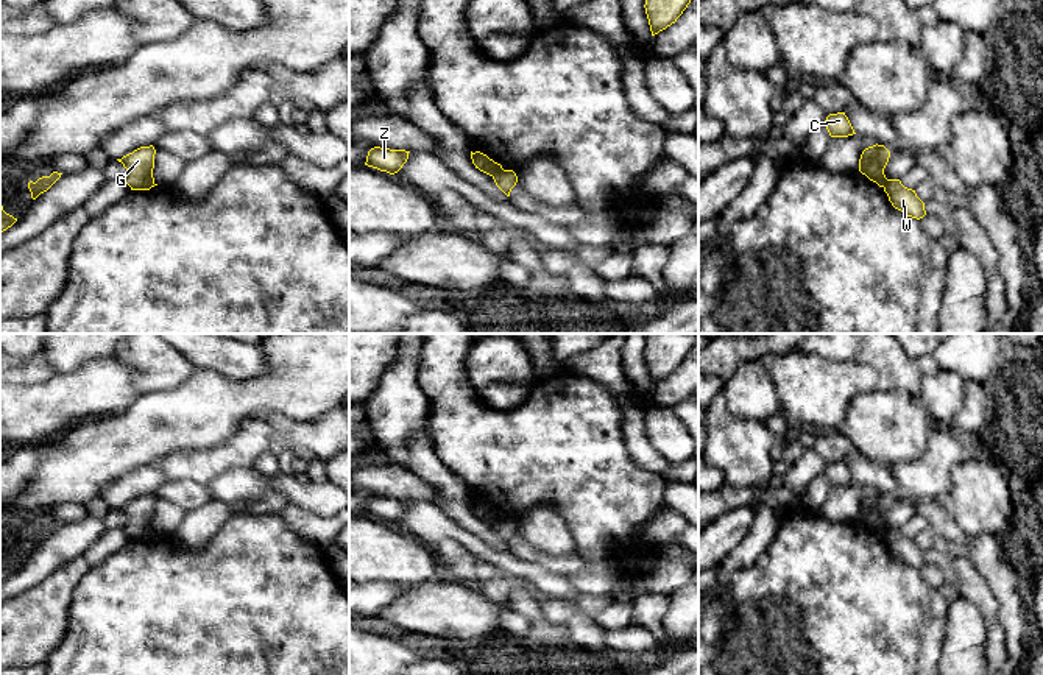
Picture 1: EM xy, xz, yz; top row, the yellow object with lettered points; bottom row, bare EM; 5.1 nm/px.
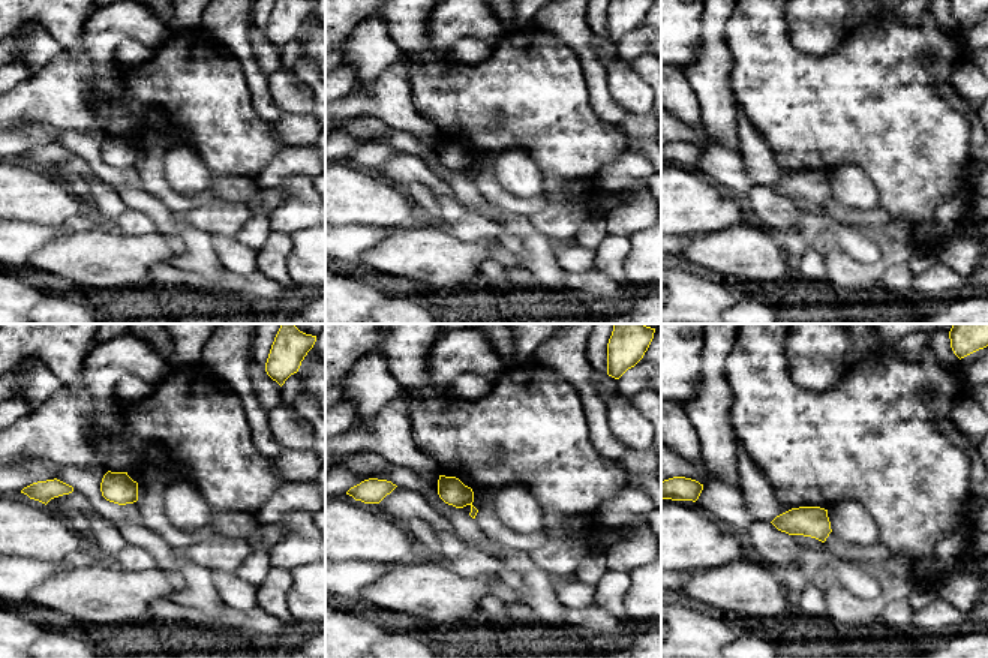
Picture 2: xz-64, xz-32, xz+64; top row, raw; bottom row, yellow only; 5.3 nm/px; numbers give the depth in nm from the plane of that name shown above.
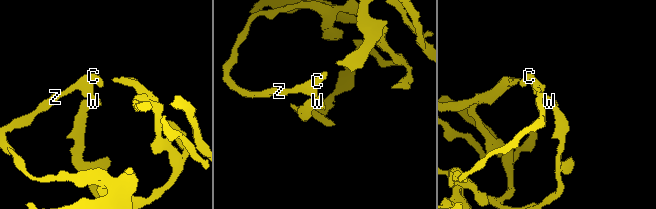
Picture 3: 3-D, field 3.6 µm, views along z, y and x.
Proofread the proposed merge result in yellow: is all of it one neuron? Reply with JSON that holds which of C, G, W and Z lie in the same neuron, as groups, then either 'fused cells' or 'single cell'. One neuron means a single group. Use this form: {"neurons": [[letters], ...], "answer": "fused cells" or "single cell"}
{"neurons": [["C", "G", "Z"], ["W"]], "answer": "fused cells"}

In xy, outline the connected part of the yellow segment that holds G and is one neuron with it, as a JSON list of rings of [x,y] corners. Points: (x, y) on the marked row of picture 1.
[[[150,145],[140,147],[122,159],[117,159],[126,168],[122,179],[131,187],[131,190],[150,190],[154,186],[154,154],[156,150]]]

